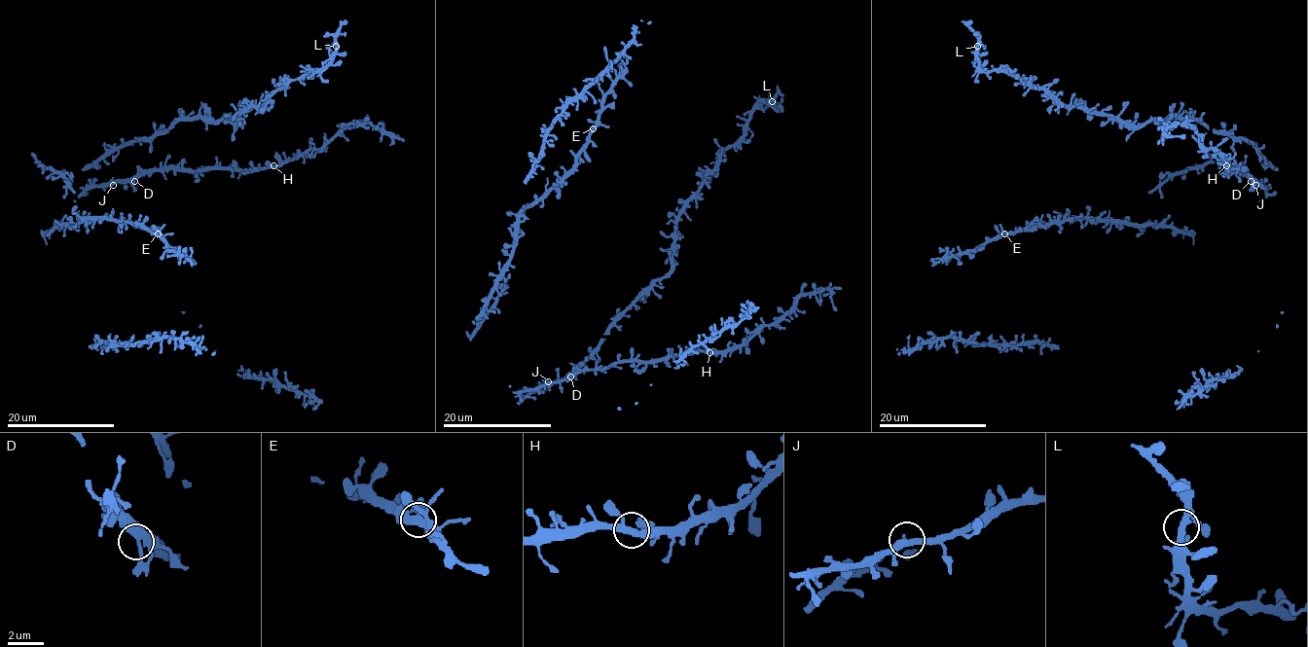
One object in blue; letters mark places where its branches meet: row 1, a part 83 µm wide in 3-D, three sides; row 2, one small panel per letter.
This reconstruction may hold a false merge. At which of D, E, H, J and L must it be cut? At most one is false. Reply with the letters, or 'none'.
none

